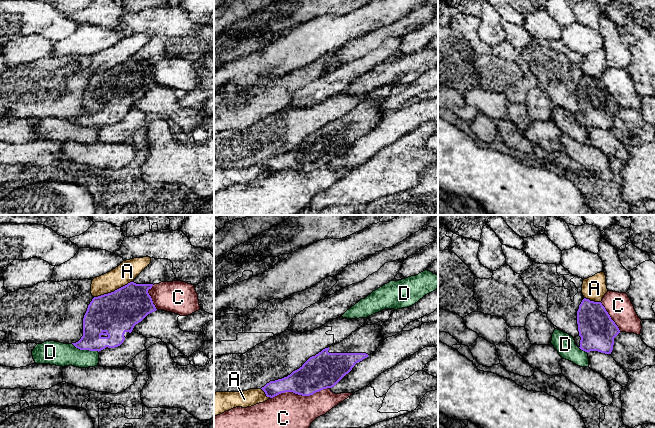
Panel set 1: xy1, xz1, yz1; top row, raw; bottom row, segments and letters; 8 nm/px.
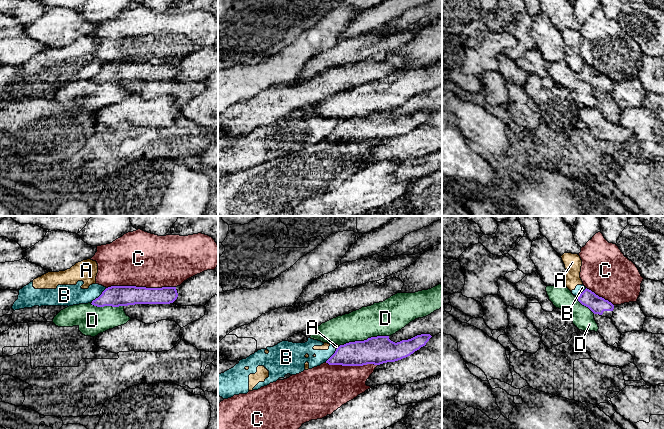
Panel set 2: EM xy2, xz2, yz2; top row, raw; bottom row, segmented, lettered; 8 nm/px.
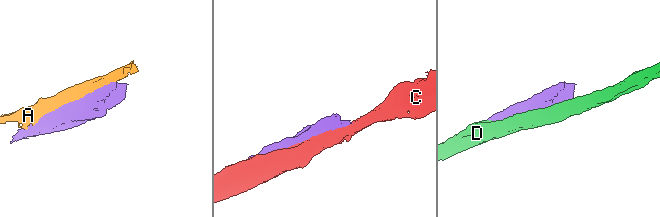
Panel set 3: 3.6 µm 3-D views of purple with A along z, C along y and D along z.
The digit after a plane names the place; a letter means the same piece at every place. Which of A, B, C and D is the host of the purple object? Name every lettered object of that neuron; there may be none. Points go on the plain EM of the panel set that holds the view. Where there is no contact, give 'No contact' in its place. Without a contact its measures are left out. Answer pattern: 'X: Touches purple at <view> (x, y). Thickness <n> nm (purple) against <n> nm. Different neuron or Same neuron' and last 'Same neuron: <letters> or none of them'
A: Touches purple at xy1 (114, 67). Thickness 340 nm (purple) against 170 nm. Different neuron
B: Touches purple at xy2 (99, 72). Thickness 170 nm (purple) against 180 nm. Different neuron
C: Touches purple at xy2 (140, 63). Thickness 170 nm (purple) against 440 nm. Different neuron
D: Touches purple at xz2 (364, 116). Thickness 220 nm (purple) against 280 nm. Different neuron
Same neuron: none of them

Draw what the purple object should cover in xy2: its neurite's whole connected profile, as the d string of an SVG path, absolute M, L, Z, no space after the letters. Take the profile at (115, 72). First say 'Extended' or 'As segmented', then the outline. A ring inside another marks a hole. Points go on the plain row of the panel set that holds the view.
As segmented. M111 62L92 77L92 81L128 82L135 80L170 80L178 73L176 63L146 64L136 62Z

